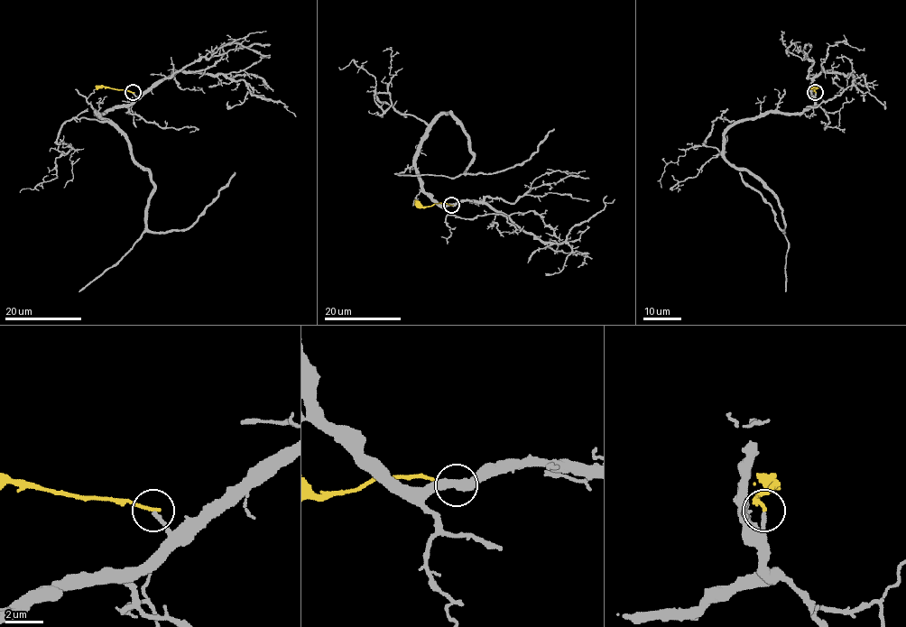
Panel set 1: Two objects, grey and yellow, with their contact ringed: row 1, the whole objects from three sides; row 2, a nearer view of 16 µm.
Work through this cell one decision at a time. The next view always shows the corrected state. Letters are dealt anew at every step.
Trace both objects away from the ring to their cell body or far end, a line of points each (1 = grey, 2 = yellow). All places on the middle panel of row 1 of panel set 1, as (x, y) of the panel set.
1: (452, 205), (425, 191), (415, 163), (442, 114), (468, 141), (466, 174), (525, 161), (553, 130)
2: (452, 205), (421, 207), (414, 199)

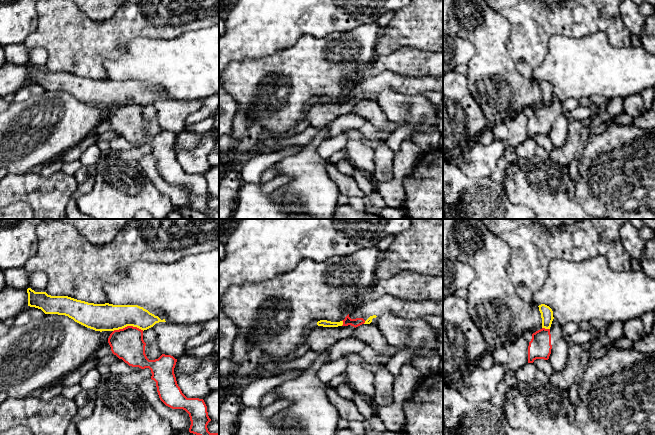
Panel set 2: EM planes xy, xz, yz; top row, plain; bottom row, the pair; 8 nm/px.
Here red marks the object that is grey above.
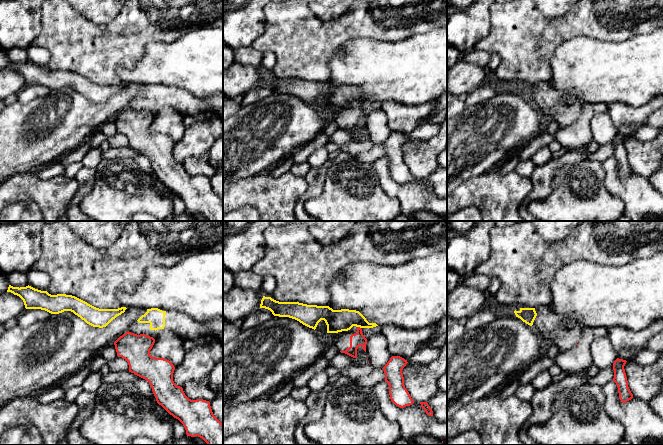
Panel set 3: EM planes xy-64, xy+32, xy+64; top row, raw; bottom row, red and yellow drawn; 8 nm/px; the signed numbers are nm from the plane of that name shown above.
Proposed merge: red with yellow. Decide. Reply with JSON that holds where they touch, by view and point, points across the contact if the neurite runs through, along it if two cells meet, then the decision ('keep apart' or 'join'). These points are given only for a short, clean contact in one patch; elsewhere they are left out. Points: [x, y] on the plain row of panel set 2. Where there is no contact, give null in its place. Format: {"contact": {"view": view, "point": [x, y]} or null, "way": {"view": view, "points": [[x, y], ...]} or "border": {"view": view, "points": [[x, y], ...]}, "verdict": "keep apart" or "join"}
{"contact": {"view": "xy", "point": [128, 102]}, "border": {"view": "xy", "points": [[143, 106], [137, 103], [125, 102], [113, 107]]}, "verdict": "keep apart"}

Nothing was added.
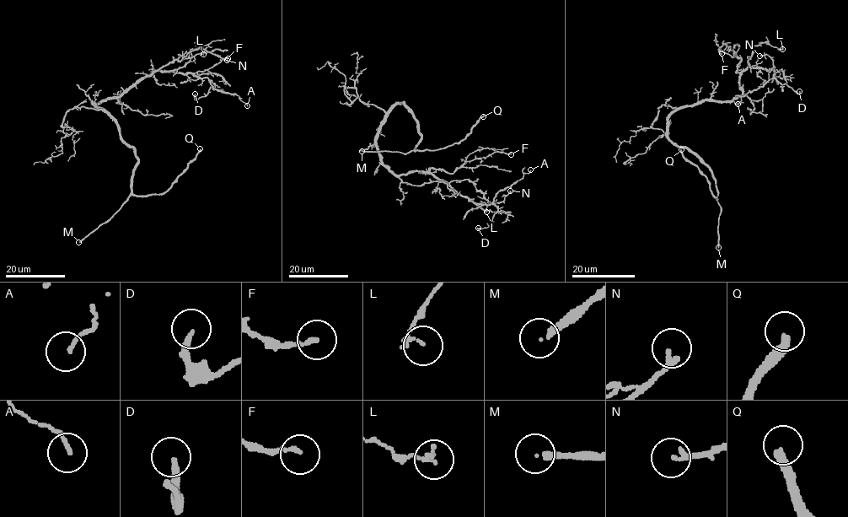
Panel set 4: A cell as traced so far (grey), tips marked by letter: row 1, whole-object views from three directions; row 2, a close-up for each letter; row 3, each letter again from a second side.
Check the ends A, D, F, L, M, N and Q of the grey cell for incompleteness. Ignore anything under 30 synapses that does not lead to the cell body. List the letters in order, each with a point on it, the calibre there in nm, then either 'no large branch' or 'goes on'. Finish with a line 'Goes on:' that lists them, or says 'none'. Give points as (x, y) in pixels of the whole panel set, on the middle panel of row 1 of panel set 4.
A: place (530, 169); calibre 120 nm; no large branch
D: place (478, 228); calibre 220 nm; no large branch
F: place (511, 154); calibre 150 nm; no large branch
L: place (486, 212); calibre 140 nm; no large branch
M: place (362, 151); calibre 190 nm; goes on
N: place (510, 191); calibre 200 nm; no large branch
Q: place (483, 116); calibre 340 nm; goes on
Goes on: M, Q

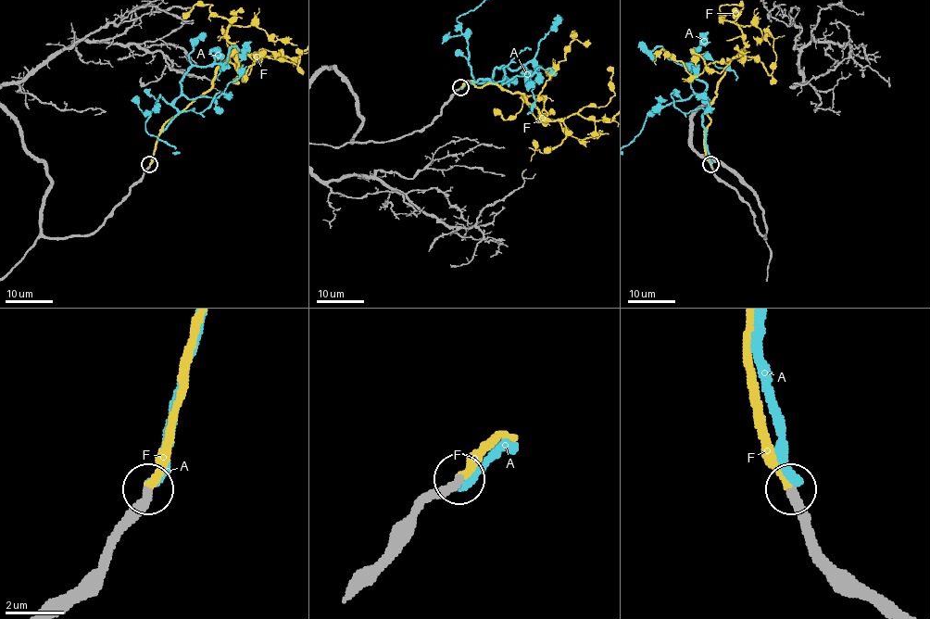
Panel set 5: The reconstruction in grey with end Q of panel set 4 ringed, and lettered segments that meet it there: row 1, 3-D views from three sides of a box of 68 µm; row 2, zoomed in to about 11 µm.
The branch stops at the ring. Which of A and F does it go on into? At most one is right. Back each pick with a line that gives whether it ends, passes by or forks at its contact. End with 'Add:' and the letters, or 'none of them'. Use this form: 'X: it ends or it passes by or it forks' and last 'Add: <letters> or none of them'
F: it ends
Add: F

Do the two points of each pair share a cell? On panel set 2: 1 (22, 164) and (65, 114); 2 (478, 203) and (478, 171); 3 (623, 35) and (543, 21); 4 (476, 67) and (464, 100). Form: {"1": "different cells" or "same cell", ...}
{"1": "same cell", "2": "different cells", "3": "same cell", "4": "different cells"}

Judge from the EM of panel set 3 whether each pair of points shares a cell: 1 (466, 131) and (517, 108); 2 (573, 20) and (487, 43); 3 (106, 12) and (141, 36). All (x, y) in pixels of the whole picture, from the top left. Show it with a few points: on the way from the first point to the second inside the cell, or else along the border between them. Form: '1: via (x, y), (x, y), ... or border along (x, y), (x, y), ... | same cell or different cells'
1: via (479, 131), (493, 131), (504, 121) | same cell
2: via (552, 32), (542, 38), (508, 38) | same cell
3: border along (120, 10), (108, 23), (95, 24), (92, 22) | different cells

